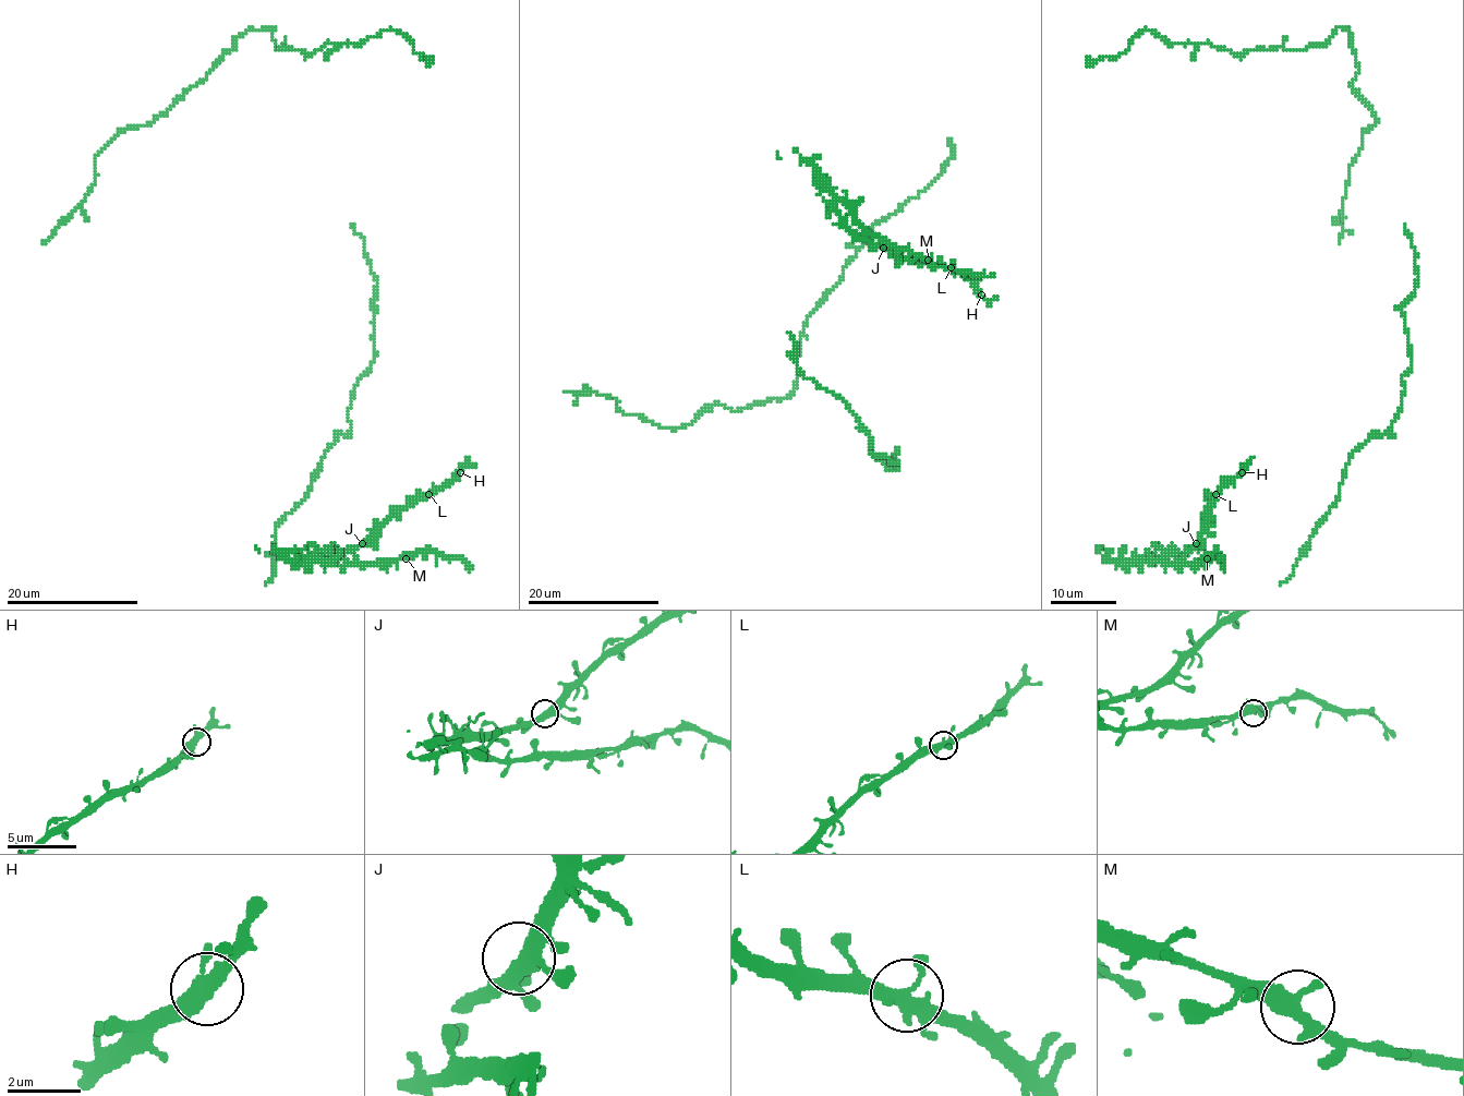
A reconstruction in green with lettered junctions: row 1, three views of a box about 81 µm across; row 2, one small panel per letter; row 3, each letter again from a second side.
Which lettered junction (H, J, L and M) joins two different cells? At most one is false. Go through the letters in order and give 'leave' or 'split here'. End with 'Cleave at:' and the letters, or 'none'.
H: leave
J: leave
L: leave
M: leave
Cleave at: none

